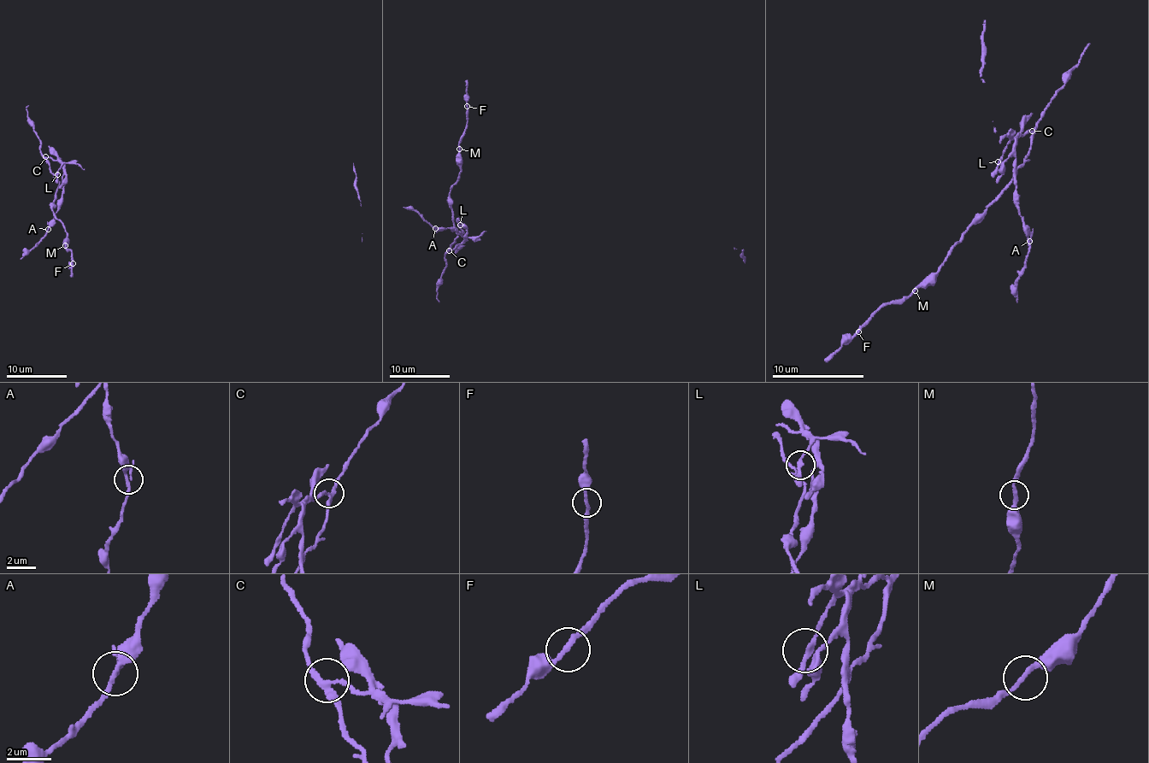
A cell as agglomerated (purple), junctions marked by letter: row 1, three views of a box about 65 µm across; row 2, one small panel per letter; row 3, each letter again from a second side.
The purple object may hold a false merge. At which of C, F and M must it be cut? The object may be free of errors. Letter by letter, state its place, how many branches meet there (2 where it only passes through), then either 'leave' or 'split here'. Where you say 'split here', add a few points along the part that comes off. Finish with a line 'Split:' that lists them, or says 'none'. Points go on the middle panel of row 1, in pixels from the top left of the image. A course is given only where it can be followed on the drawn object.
C: place (449, 250); branches 3; split here; course (449, 251), (456, 249), (464, 239), (456, 228), (430, 225), (415, 211), (403, 208)
F: place (467, 106); branches 2; leave
M: place (459, 149); branches 2; leave
Split: C

